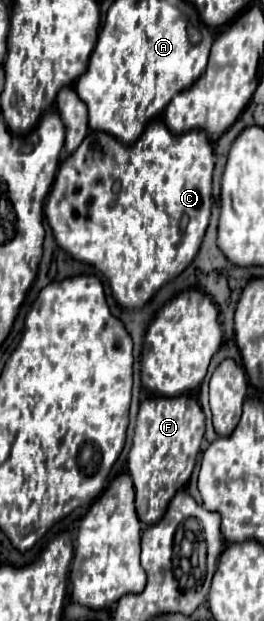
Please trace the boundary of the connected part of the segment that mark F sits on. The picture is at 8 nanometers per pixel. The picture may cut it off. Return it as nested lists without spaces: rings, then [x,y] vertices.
[[[155,397],[141,403],[127,467],[137,495],[137,517],[143,525],[155,525],[165,515],[175,493],[187,485],[201,451],[203,433],[205,415],[193,397]]]

